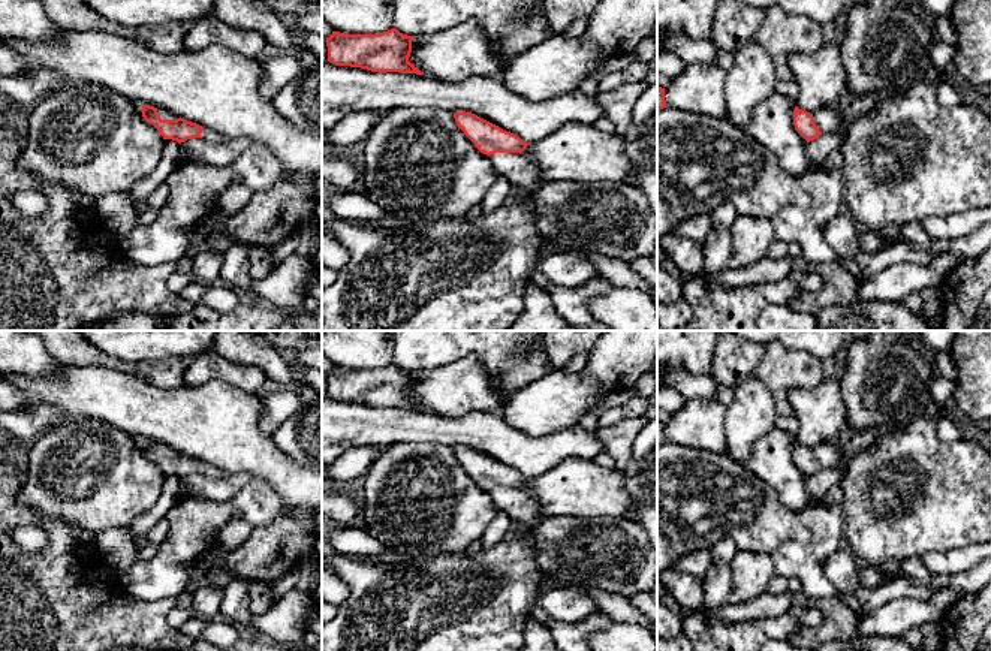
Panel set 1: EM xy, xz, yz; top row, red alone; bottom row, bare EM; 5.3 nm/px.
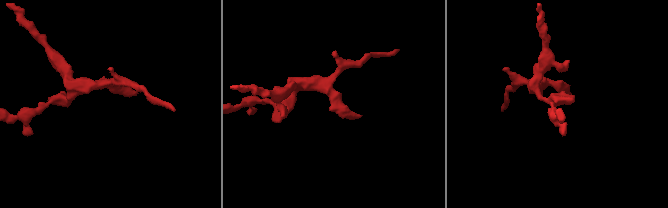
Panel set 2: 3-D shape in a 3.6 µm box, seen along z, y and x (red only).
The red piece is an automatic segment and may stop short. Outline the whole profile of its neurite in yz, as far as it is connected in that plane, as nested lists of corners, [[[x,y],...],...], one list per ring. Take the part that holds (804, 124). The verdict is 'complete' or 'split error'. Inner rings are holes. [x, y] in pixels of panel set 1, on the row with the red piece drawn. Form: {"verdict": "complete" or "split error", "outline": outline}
{"verdict": "split error", "outline": [[[835,106],[819,109],[813,114],[799,109],[793,109],[795,130],[807,141],[814,141],[820,135],[832,133],[841,124],[841,112]]]}

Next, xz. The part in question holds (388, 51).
{"verdict": "complete", "outline": [[[391,28],[377,34],[346,34],[332,31],[326,37],[328,61],[335,66],[361,67],[371,72],[422,72],[410,61],[413,36]]]}

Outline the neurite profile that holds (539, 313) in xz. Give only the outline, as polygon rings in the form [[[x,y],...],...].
[[[530,284],[524,295],[524,310],[509,331],[587,331],[566,322],[555,310],[551,296]]]

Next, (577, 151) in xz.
[[[563,124],[542,141],[528,144],[521,154],[537,165],[543,181],[635,184],[633,163],[620,135],[600,133],[588,124]]]

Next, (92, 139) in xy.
[[[73,84],[46,94],[24,111],[24,124],[21,166],[93,204],[109,193],[130,192],[135,183],[150,175],[165,142],[159,130],[144,120],[141,103],[94,84]]]

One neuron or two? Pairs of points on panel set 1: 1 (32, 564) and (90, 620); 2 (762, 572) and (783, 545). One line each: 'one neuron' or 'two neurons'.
1: one neuron
2: two neurons

